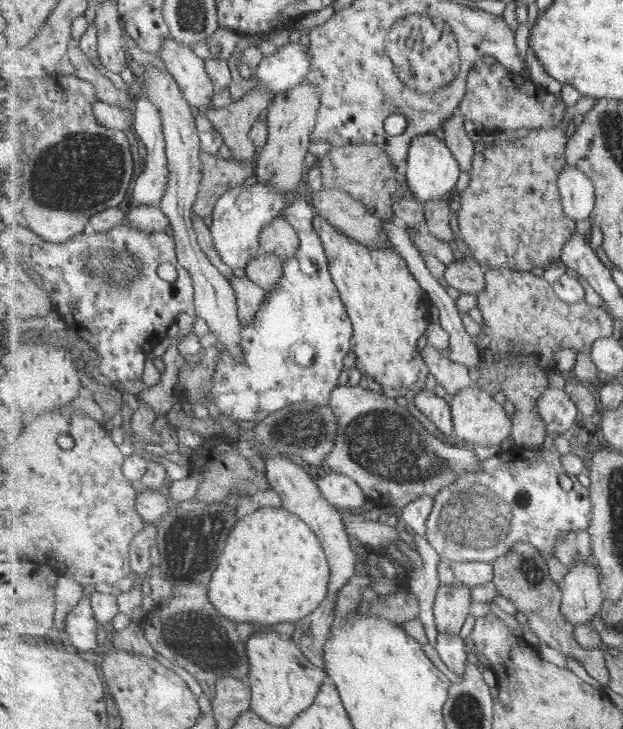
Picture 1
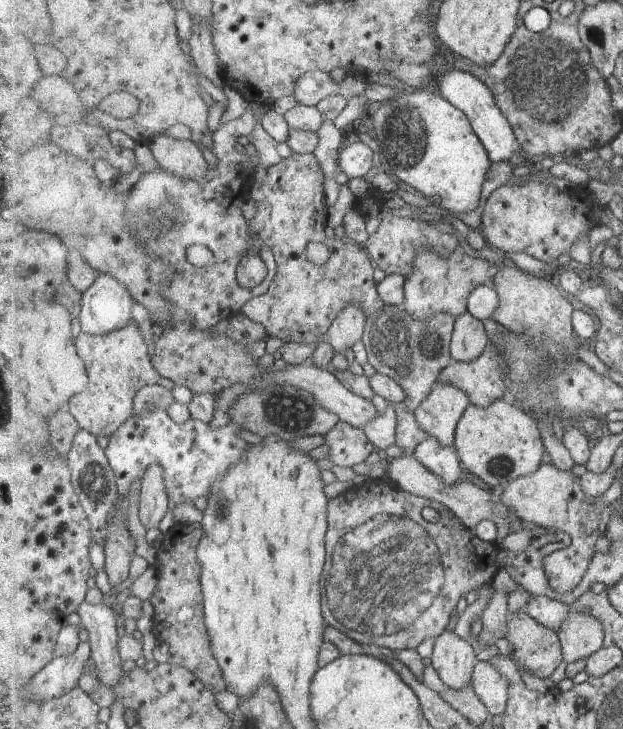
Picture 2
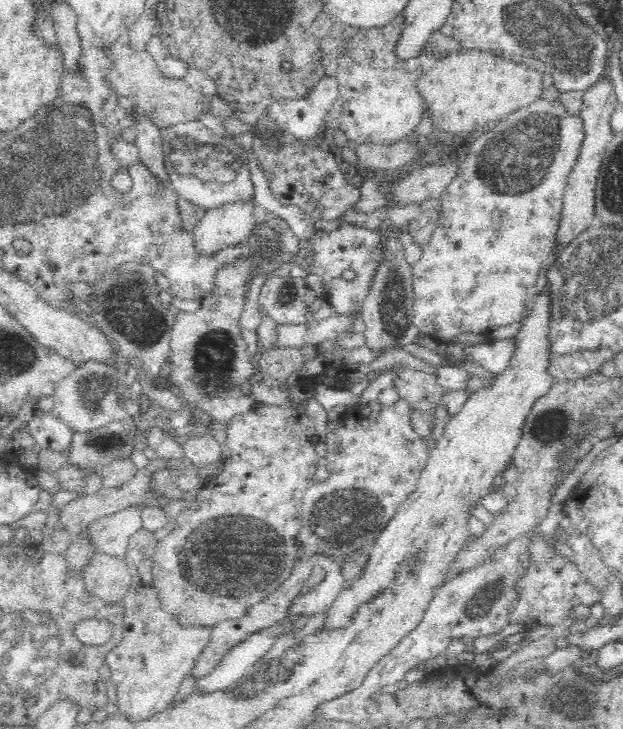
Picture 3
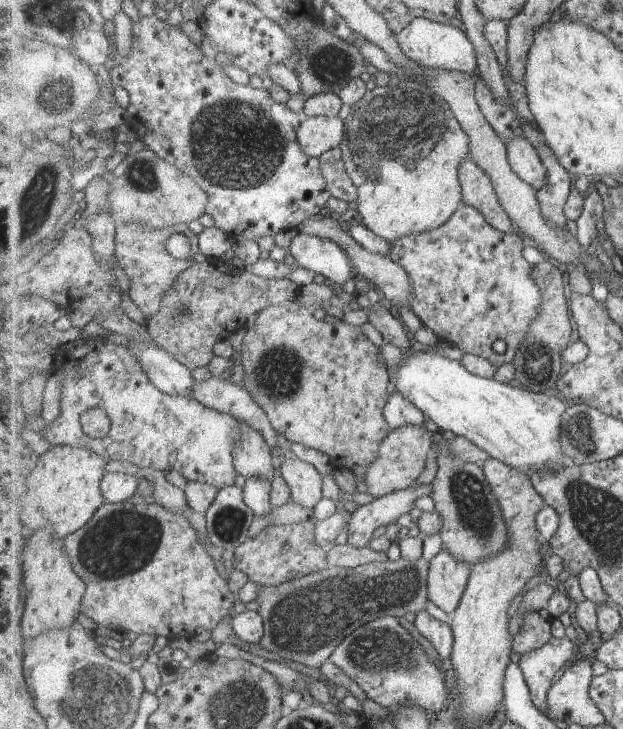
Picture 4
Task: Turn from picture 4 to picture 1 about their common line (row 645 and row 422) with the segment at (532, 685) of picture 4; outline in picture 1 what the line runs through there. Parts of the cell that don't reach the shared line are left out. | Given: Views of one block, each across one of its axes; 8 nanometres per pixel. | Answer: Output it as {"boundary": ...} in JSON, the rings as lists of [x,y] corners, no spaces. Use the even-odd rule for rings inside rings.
{"boundary":[[[547,388],[545,394],[537,400],[537,411],[547,425],[547,432],[568,435],[575,425],[575,419],[580,419],[580,413],[573,400],[563,389]]]}

